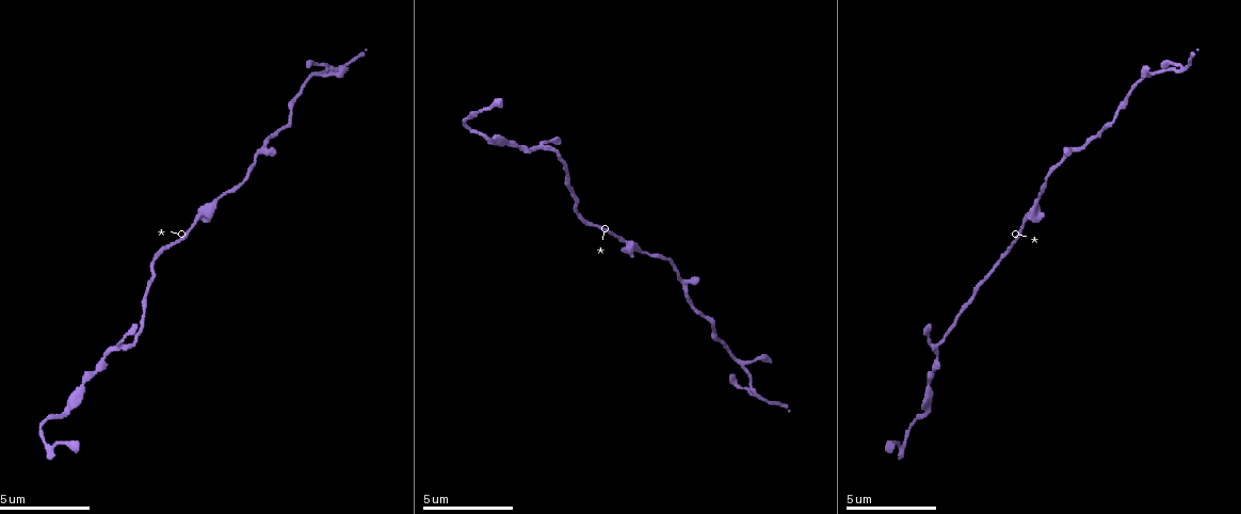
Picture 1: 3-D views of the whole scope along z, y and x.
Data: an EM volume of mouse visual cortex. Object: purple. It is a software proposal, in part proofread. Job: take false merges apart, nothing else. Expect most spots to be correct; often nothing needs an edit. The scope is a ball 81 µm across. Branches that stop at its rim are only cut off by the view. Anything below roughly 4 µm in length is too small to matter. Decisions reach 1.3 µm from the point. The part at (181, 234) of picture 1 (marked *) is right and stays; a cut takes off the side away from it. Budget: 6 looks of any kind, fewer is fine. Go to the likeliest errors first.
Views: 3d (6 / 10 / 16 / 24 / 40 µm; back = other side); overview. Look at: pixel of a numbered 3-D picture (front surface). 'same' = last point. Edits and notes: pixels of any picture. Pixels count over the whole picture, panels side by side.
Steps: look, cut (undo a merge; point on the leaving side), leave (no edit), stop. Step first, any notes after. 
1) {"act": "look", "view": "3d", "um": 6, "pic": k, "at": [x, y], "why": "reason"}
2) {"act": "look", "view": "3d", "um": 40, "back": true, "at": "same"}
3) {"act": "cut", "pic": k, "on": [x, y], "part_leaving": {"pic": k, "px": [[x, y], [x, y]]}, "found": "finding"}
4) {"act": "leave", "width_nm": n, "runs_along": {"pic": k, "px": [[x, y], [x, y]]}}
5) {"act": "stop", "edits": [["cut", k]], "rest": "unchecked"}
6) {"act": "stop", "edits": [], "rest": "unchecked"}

{"act": "look", "view": "3d", "um": 10, "pic": 1, "at": [1059, 162], "why": "side arm on a straight run"}

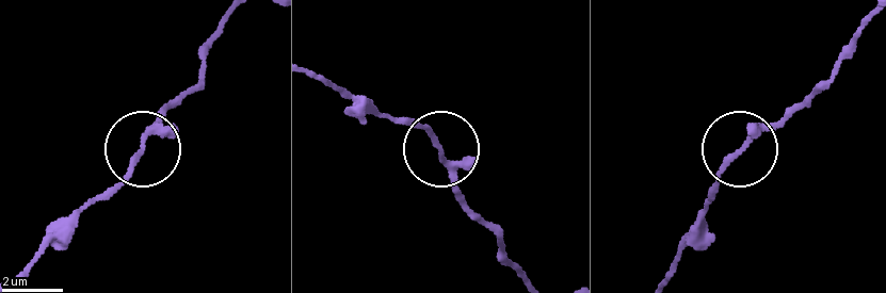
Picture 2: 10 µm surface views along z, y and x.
{"act": "look", "view": "3d", "um": 10, "back": true, "pic": 2, "at": [744, 147]}

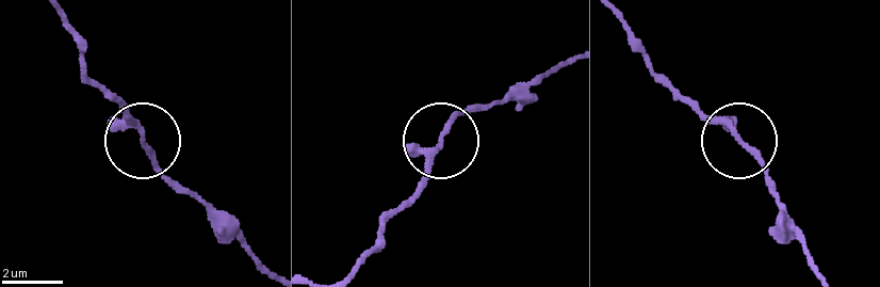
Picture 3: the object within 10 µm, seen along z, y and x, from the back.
{"act": "leave", "runs_along": {"pic": 3, "px": [[563, 62], [460, 113], [400, 205]]}, "found": "all the same neuron"}

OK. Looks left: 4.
{"act": "look", "view": "3d", "um": 16, "pic": 1, "at": [556, 152], "why": "thick turns thin"}

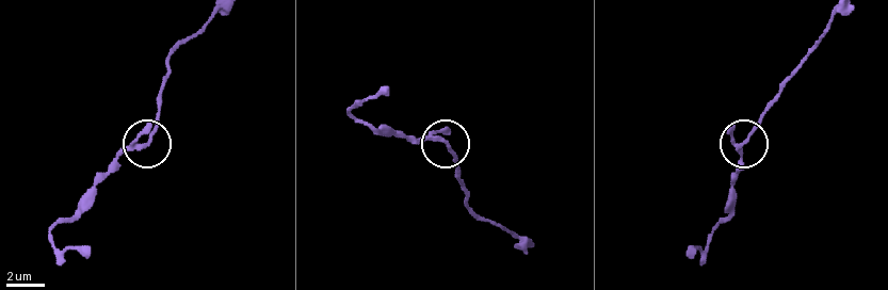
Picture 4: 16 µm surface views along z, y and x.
{"act": "look", "view": "3d", "um": 16, "back": true, "pic": 4, "at": [742, 142]}

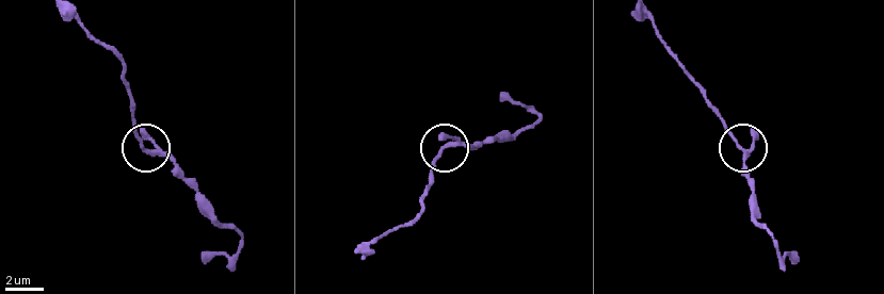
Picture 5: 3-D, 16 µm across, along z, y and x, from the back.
{"act": "leave", "arms": 3, "runs_along": {"pic": 5, "px": [[394, 229], [419, 212], [439, 152], [459, 143], [481, 148]]}, "found": "one neuron here"}

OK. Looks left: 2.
{"act": "look", "view": "3d", "um": 16, "pic": 1, "at": [1162, 69], "why": "narrows sharply"}

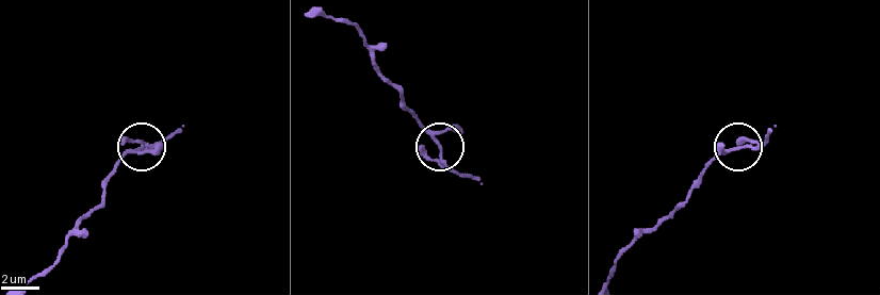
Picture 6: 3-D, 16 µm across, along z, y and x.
{"act": "leave", "arms": 4, "found": "one neuron here"}

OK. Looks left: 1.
{"act": "stop", "edits": [], "rest": "unchecked"}

